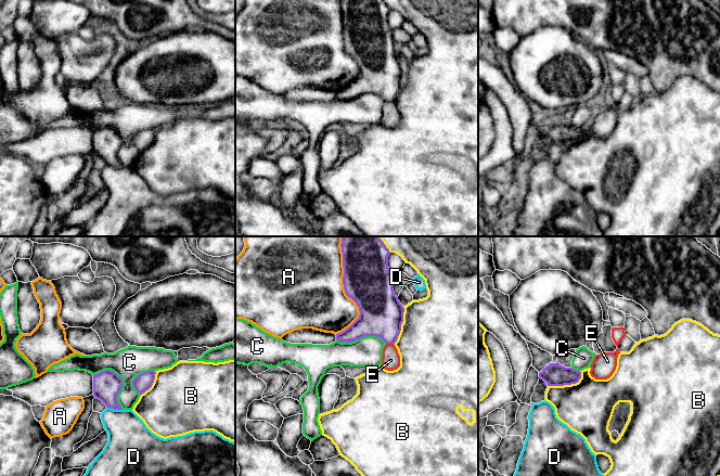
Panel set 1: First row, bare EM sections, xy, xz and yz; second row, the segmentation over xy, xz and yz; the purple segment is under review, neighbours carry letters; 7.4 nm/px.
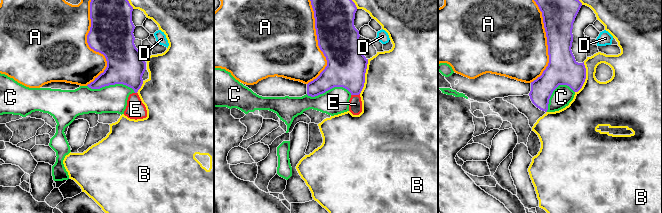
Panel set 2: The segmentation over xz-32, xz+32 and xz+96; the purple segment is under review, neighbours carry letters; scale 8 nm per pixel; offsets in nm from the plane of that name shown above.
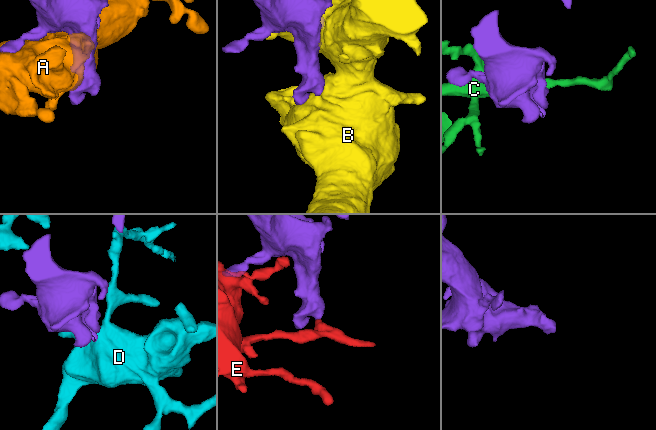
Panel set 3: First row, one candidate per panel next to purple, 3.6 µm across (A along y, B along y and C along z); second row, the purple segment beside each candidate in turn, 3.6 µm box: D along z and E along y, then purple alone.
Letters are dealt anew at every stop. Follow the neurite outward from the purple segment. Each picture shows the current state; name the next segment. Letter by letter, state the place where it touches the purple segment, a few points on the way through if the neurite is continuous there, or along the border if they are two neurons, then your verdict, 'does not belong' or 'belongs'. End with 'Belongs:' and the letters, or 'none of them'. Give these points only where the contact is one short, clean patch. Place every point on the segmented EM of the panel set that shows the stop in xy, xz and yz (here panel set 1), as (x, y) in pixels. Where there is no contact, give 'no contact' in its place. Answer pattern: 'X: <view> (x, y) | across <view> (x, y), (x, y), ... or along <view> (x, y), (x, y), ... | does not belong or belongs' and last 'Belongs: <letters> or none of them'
A: xz (344, 288) | does not belong
B: yz (567, 384) | does not belong
C: xy (121, 381) | does not belong
D: xy (114, 409) | along xy (106, 407), (121, 410) | does not belong
E: xz (390, 343) | along xz (386, 343), (394, 345) | does not belong
Belongs: none of them

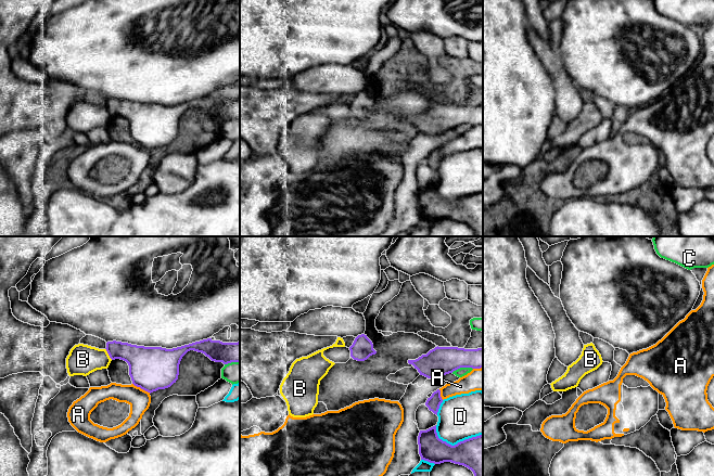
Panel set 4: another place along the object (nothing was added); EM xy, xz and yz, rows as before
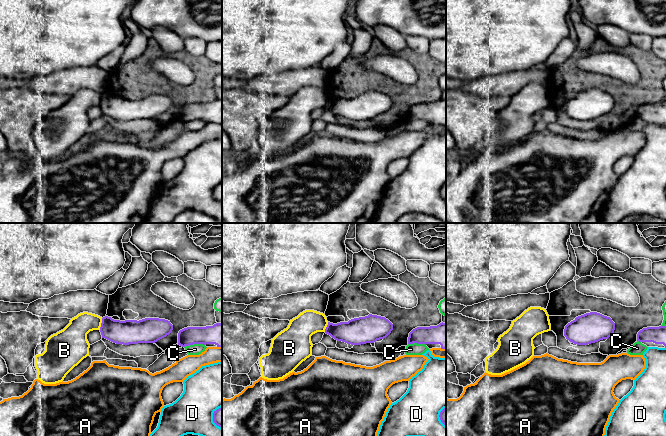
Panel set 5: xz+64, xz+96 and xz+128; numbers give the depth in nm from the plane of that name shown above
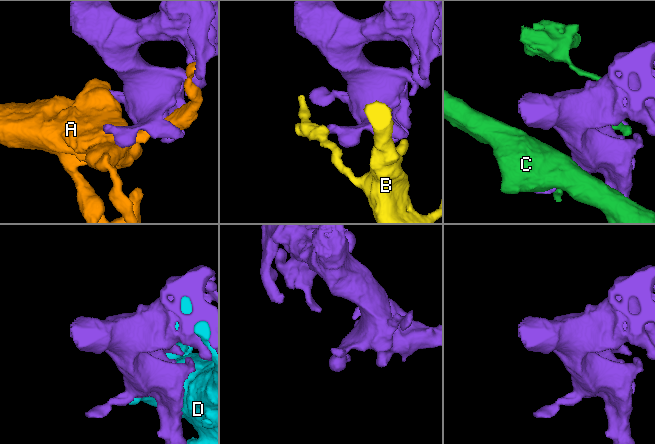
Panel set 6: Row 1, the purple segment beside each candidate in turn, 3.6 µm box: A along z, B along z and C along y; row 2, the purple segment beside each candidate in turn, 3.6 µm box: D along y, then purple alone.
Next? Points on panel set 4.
A: xy (141, 388) | does not belong
B: xy (107, 352) | along xy (105, 348), (112, 359) | does not belong
C: xz (461, 367) | does not belong
D: xz (455, 445) | does not belong
Belongs: none of them

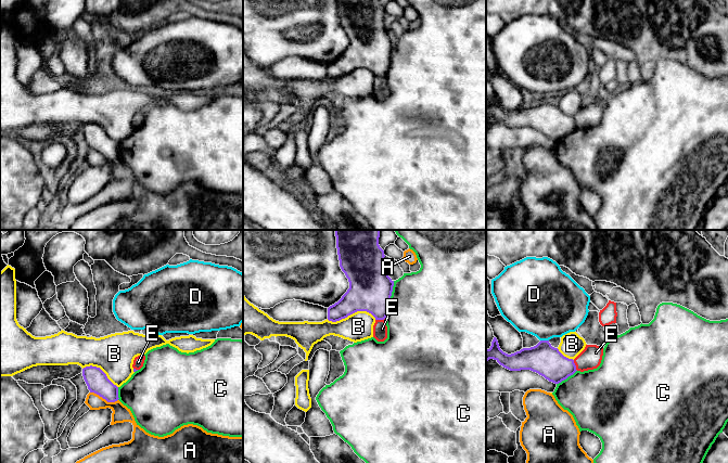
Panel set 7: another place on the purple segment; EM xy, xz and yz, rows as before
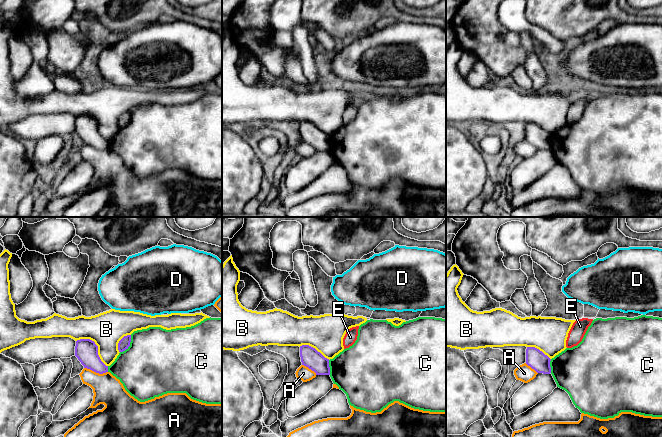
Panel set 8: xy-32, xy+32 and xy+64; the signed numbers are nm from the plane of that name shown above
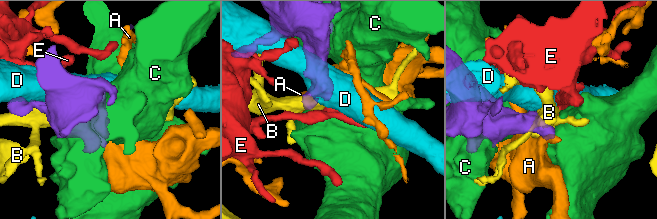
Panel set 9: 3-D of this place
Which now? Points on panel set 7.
A: xy (104, 398) | along xy (90, 391), (107, 401), (117, 400) | does not belong
B: xz (350, 313) | does not belong
C: xz (390, 299) | does not belong
D: yz (545, 341) | does not belong
E: yz (575, 365) | along yz (573, 360), (577, 370) | does not belong
Belongs: none of them

